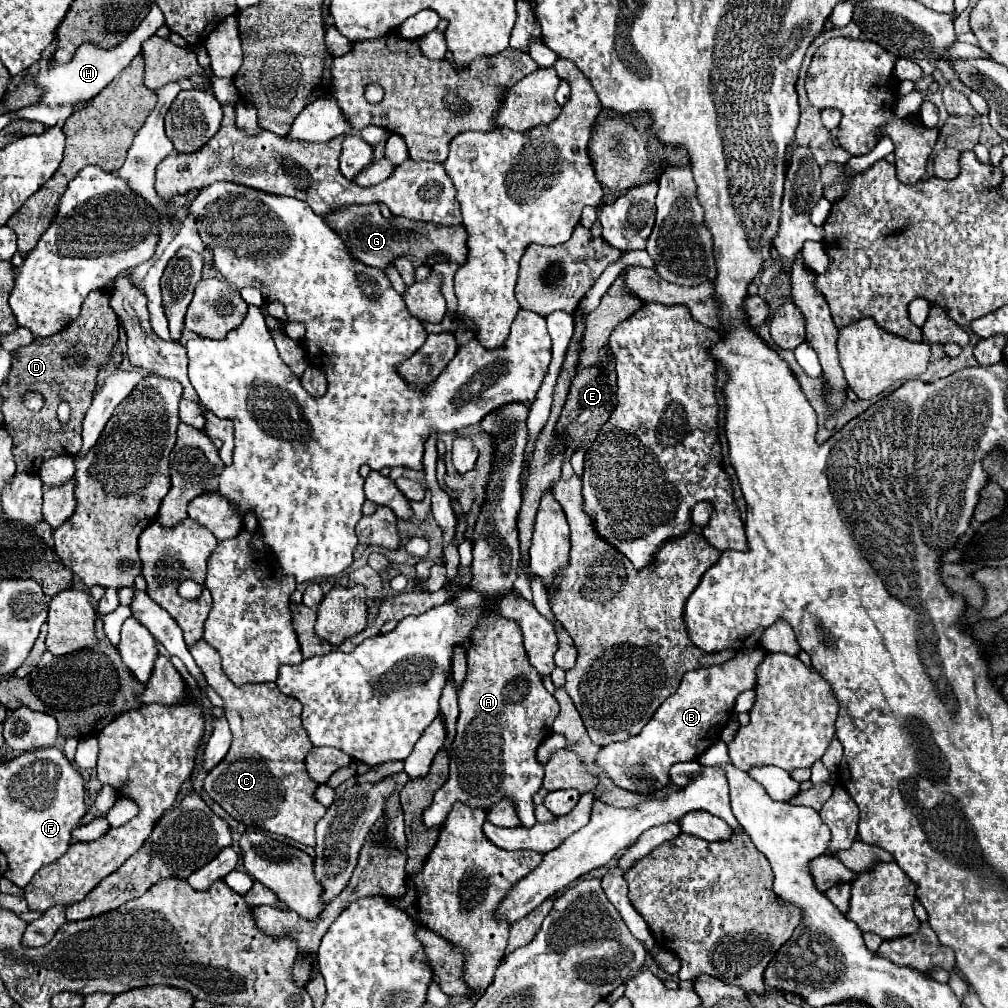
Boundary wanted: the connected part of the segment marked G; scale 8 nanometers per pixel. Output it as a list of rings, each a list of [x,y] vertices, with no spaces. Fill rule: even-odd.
[[[354,204],[348,208],[336,208],[334,212],[328,212],[324,216],[324,220],[344,240],[344,244],[350,248],[350,256],[354,256],[354,260],[368,264],[368,266],[382,268],[382,270],[402,254],[410,254],[422,262],[426,262],[426,258],[436,252],[446,254],[450,262],[464,264],[464,260],[466,260],[464,226],[444,228],[444,226],[414,222],[414,220],[400,218],[400,216],[392,216],[390,220],[386,220],[380,214],[378,204],[364,204],[364,206]]]

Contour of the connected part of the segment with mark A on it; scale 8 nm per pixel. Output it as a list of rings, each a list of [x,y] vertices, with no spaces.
[[[492,612],[480,618],[480,628],[472,634],[472,646],[468,650],[468,676],[458,692],[458,704],[460,716],[456,738],[450,750],[450,776],[434,794],[432,806],[424,812],[424,824],[428,828],[442,826],[454,802],[490,808],[498,800],[510,798],[516,804],[522,826],[530,828],[536,822],[532,796],[538,792],[544,778],[544,768],[536,762],[536,748],[542,744],[542,740],[546,740],[546,736],[552,734],[552,724],[558,716],[558,702],[552,694],[548,694],[538,672],[530,666],[522,646],[522,632],[514,620],[498,618]]]

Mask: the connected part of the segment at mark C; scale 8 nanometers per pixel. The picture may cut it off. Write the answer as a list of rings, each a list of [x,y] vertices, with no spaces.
[[[198,640],[198,644],[188,650],[208,686],[222,696],[232,730],[228,756],[208,772],[204,790],[232,818],[246,826],[292,838],[304,846],[314,846],[314,826],[326,814],[326,808],[314,798],[318,784],[308,776],[304,766],[304,758],[312,750],[312,744],[302,728],[302,704],[296,698],[282,694],[276,682],[234,686],[222,670],[218,652],[206,644],[206,640]]]

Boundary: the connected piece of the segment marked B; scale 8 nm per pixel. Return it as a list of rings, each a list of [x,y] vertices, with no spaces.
[[[762,648],[740,650],[736,658],[720,666],[686,672],[678,690],[656,710],[638,736],[600,748],[596,756],[600,772],[604,772],[616,786],[630,792],[654,794],[656,790],[666,788],[670,784],[668,770],[672,764],[696,760],[696,756],[720,740],[720,734],[734,710],[736,696],[754,688],[756,666],[764,660],[764,656],[766,652]]]

